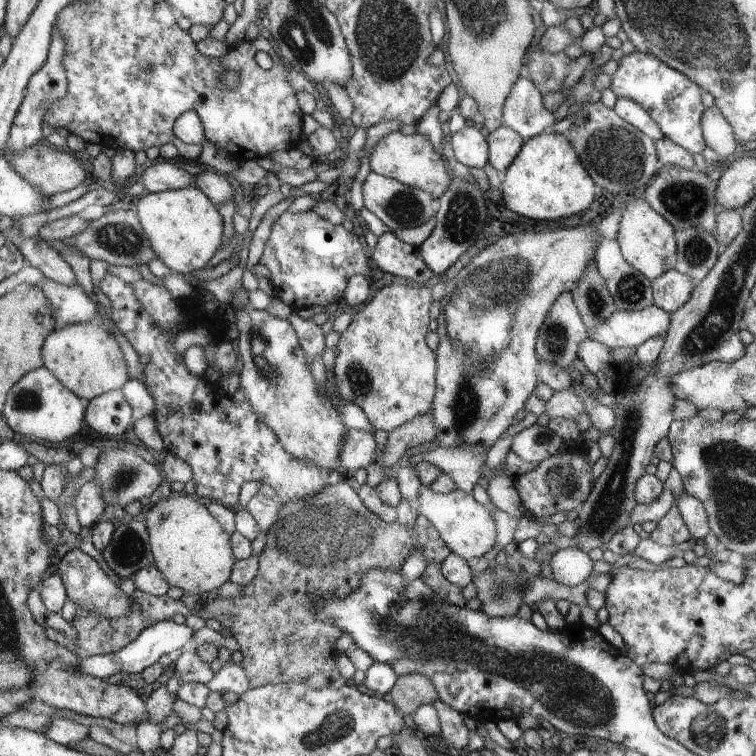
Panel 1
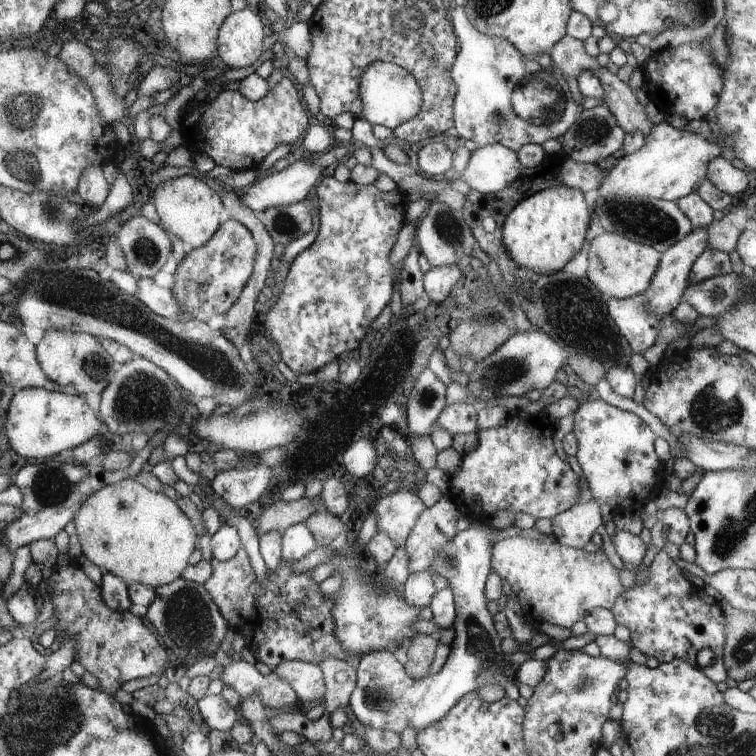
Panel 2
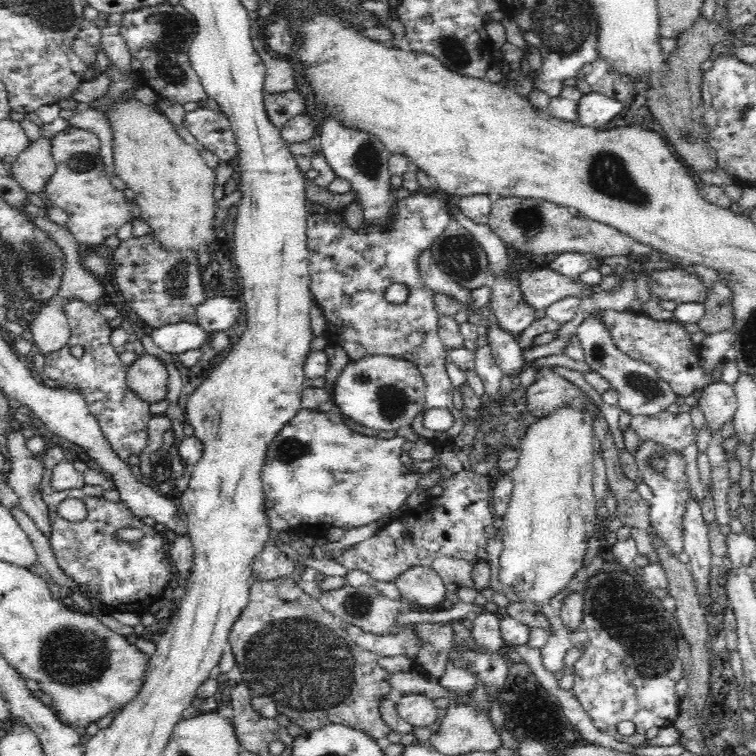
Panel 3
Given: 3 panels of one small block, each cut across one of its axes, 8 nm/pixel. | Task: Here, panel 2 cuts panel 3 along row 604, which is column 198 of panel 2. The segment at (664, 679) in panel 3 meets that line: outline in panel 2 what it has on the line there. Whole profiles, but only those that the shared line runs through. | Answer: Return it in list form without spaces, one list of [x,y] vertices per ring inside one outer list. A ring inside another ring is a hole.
[[[178,578],[156,587],[156,598],[147,606],[145,619],[158,630],[158,636],[184,664],[190,667],[206,656],[214,656],[229,632],[229,623],[222,616],[213,597],[203,584]]]

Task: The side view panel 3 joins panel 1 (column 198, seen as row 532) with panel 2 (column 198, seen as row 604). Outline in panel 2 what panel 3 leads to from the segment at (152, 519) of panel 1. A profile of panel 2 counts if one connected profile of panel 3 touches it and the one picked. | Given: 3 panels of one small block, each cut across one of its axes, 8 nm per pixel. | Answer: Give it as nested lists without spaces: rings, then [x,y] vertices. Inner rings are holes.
[[[136,479],[118,481],[91,494],[82,503],[73,522],[84,556],[102,573],[117,576],[127,585],[140,583],[156,588],[180,578],[200,540],[192,521],[176,506],[176,502],[156,488],[142,486]]]

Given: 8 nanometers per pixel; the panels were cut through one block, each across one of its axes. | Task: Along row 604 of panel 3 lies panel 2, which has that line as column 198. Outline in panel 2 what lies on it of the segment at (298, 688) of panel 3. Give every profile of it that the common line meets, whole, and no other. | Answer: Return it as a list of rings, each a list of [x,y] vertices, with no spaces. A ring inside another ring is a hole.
[[[227,218],[206,244],[192,249],[177,266],[171,289],[181,312],[188,312],[202,322],[215,314],[226,314],[254,276],[256,245],[253,233],[245,224]]]

